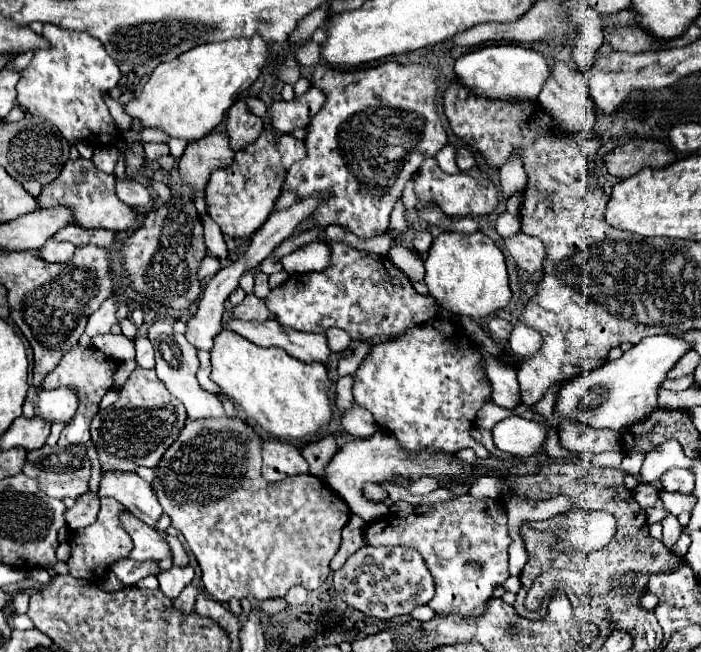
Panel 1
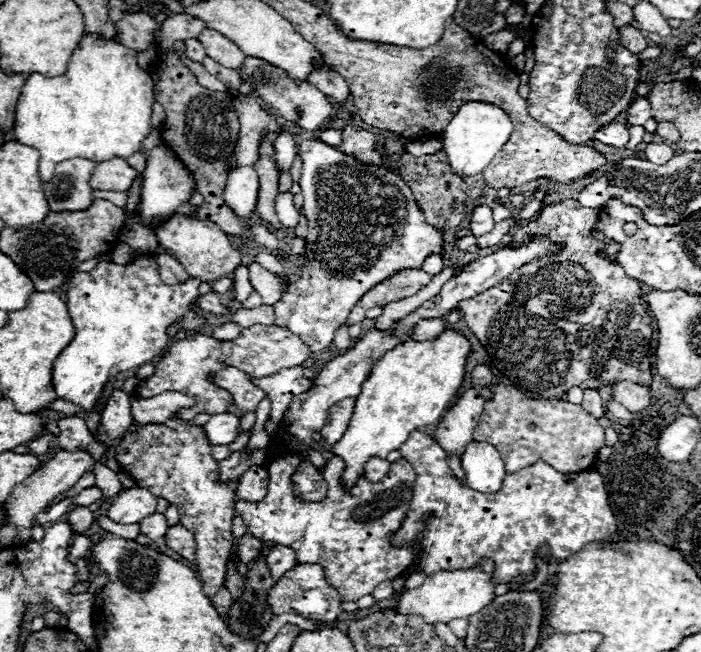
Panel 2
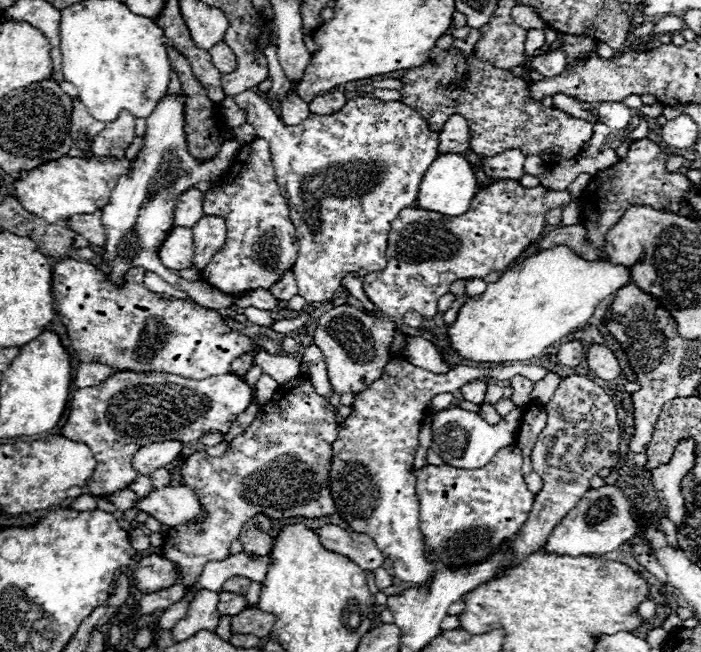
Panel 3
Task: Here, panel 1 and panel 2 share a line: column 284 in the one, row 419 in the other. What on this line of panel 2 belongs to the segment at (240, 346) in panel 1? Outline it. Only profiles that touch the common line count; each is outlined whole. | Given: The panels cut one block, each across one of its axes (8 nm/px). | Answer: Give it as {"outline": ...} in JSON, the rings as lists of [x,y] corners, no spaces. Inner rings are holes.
{"outline":[[[444,330],[438,340],[404,342],[392,348],[392,352],[386,352],[372,366],[372,372],[356,398],[348,432],[332,446],[332,452],[346,462],[346,472],[342,476],[346,486],[352,486],[358,480],[370,456],[386,458],[388,452],[398,450],[404,440],[408,440],[408,434],[418,426],[440,422],[446,410],[454,404],[452,400],[464,382],[466,358],[470,350],[472,344],[462,332]]]}

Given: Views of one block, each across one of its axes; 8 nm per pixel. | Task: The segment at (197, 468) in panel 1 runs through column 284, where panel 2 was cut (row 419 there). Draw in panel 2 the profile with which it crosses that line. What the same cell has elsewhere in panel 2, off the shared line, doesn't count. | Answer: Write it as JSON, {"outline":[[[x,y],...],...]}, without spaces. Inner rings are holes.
{"outline":[[[494,384],[494,386],[490,386],[490,390],[494,392],[494,398],[486,400],[486,404],[484,404],[482,422],[476,426],[474,440],[490,442],[492,446],[496,446],[498,452],[502,454],[508,474],[534,464],[538,458],[564,474],[582,472],[594,464],[598,450],[602,446],[606,446],[604,444],[604,428],[578,404],[570,404],[564,400],[532,400],[508,384]]]}

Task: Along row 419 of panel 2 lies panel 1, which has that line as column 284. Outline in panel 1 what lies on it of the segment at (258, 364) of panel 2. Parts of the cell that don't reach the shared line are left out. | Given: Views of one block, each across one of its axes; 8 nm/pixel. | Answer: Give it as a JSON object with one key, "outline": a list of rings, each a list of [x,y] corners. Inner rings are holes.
{"outline":[[[384,62],[356,72],[338,72],[324,64],[312,70],[312,86],[326,92],[326,102],[306,128],[306,156],[288,168],[282,192],[294,192],[296,200],[330,192],[330,198],[320,198],[320,204],[308,216],[308,222],[314,228],[340,224],[358,238],[372,238],[388,232],[390,214],[394,204],[400,200],[406,182],[418,172],[426,158],[436,156],[438,150],[442,150],[448,142],[448,134],[436,108],[438,76],[438,64],[398,62]]]}

